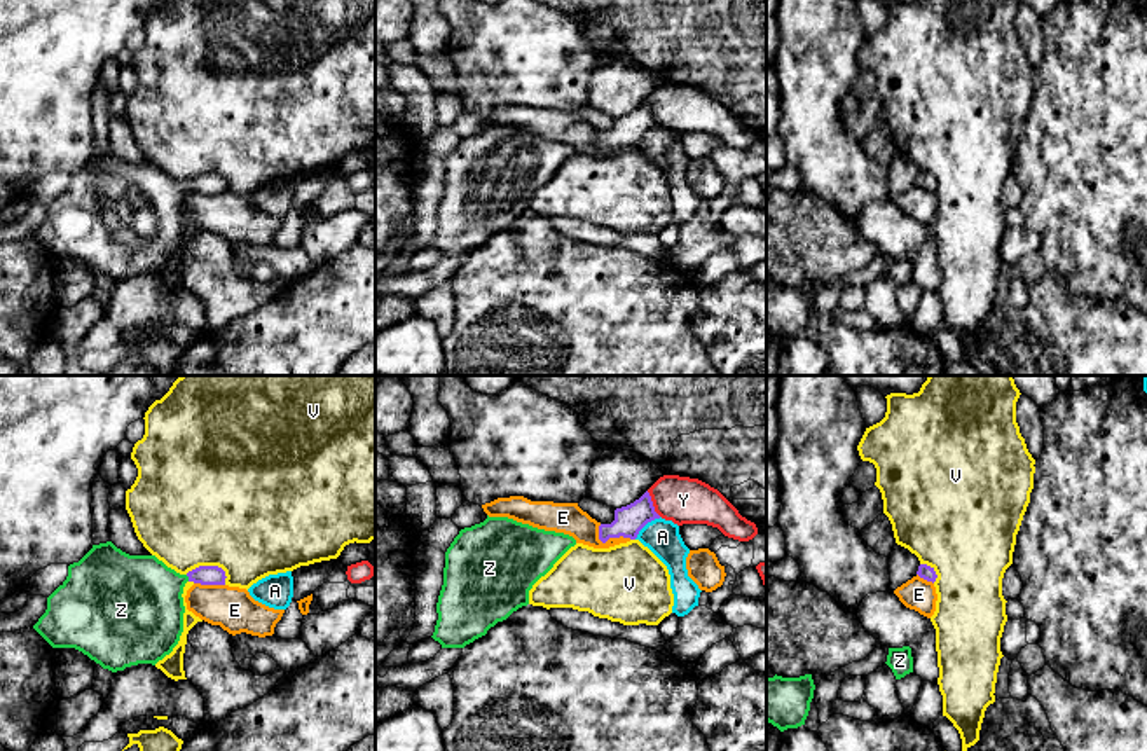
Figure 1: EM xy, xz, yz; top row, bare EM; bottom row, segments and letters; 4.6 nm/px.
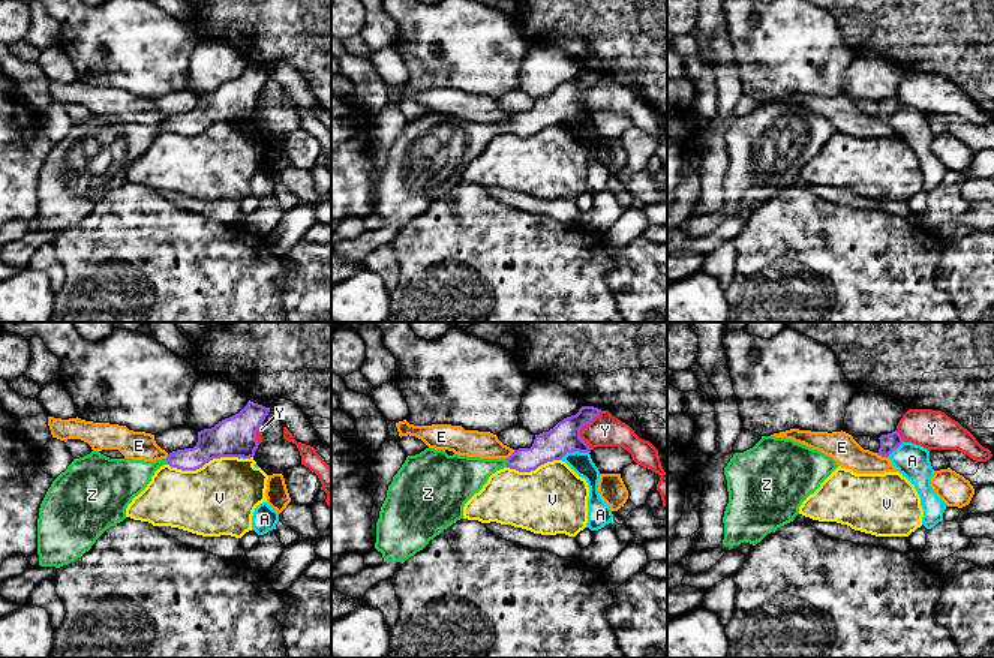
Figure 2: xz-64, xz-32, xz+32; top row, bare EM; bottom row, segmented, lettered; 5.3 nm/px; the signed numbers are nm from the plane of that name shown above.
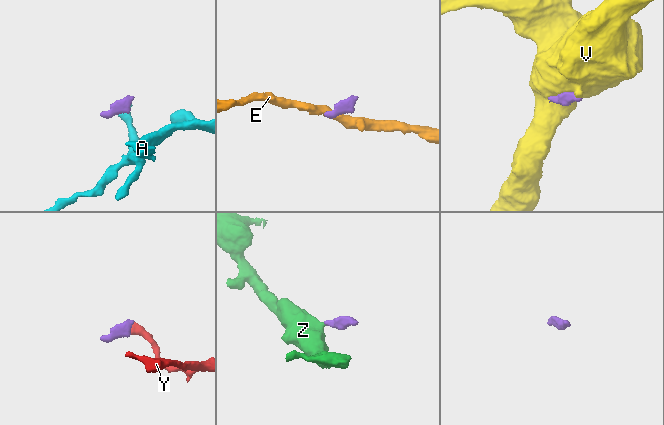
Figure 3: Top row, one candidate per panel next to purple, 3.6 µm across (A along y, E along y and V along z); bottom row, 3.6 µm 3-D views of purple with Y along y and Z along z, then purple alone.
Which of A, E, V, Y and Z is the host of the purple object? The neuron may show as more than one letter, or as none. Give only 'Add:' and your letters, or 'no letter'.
Add: Z

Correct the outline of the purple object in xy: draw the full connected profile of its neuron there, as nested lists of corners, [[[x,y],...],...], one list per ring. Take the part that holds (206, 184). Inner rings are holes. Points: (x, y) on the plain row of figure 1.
[[[112,150],[93,154],[79,169],[68,175],[66,189],[47,206],[47,218],[33,238],[52,257],[75,257],[112,281],[138,272],[155,274],[173,260],[183,241],[183,196],[187,190],[201,194],[225,194],[225,180],[218,175],[199,175],[187,183],[168,176],[155,164],[129,164]]]

